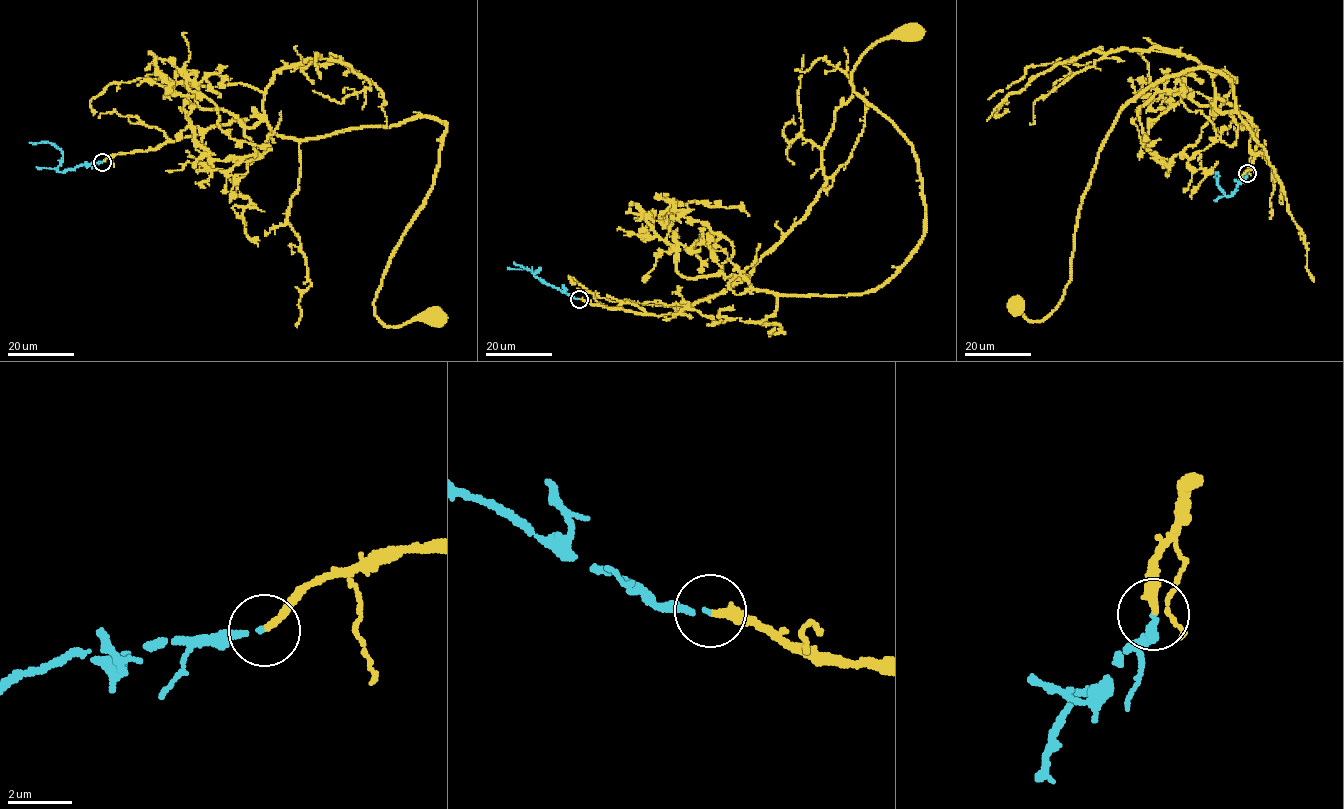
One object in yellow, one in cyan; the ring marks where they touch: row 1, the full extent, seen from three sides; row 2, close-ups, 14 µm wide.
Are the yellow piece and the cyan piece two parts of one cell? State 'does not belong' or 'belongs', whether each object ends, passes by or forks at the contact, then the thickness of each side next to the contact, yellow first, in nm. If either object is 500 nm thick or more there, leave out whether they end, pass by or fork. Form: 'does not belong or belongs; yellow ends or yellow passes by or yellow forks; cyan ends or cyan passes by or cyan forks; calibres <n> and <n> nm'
belongs; yellow ends; cyan ends; calibres 240 and 160 nm

